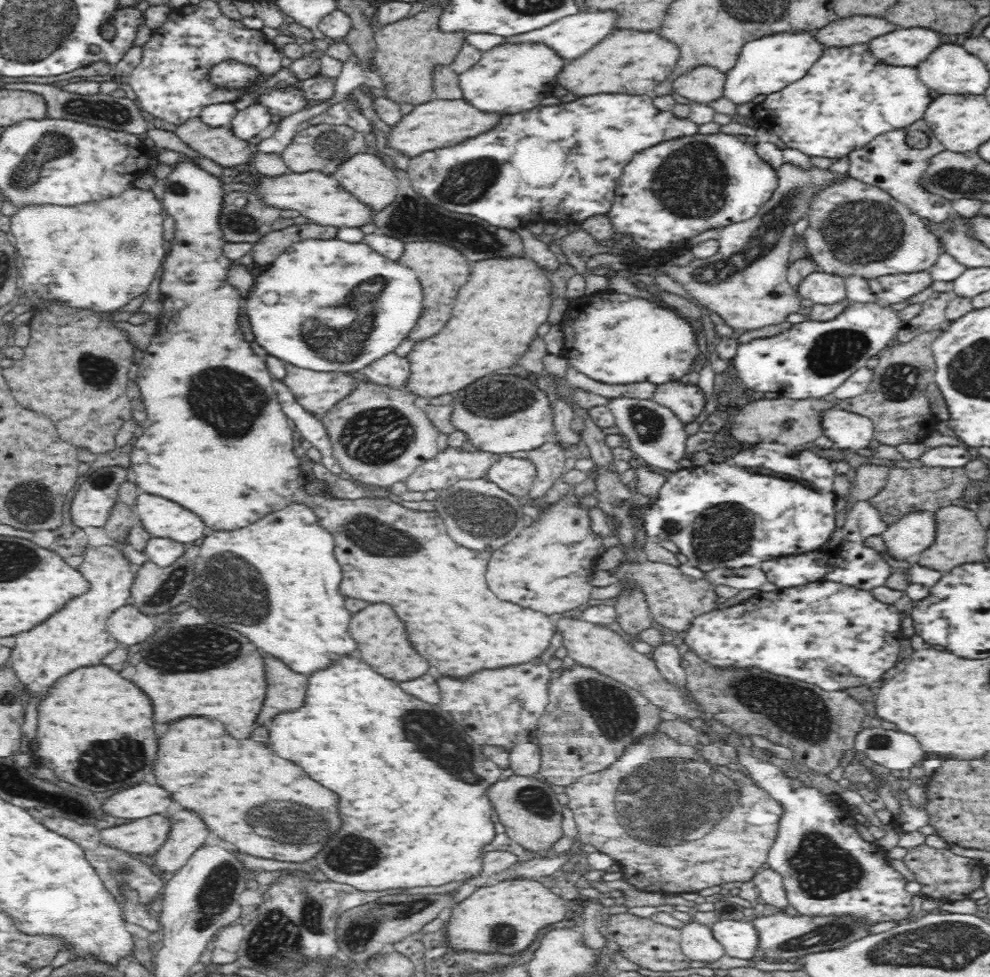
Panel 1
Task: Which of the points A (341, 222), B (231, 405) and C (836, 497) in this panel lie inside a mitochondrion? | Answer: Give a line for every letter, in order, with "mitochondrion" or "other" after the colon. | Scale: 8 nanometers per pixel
A: other
B: mitochondrion
C: other

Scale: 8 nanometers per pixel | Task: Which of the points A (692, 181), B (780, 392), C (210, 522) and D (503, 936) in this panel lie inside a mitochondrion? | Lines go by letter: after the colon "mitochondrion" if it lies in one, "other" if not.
A: mitochondrion
B: other
C: other
D: mitochondrion

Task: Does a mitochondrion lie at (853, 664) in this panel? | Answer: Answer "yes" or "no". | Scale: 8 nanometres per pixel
no

